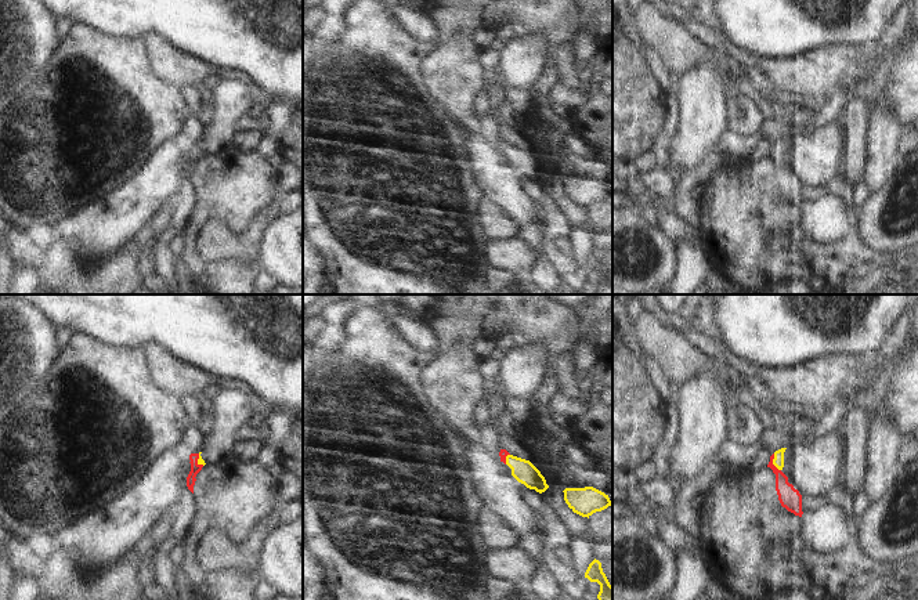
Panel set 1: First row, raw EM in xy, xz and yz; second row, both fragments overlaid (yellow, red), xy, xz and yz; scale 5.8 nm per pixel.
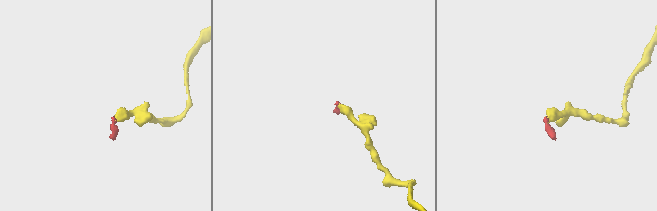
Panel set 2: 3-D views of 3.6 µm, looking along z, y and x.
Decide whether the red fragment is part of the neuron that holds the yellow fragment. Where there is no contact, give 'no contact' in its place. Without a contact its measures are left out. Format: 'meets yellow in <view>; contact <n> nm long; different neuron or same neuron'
meets yellow in yz; contact 110 nm long; same neuron

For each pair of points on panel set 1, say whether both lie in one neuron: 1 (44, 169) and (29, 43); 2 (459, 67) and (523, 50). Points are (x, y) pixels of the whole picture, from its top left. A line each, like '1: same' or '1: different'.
1: different
2: different

